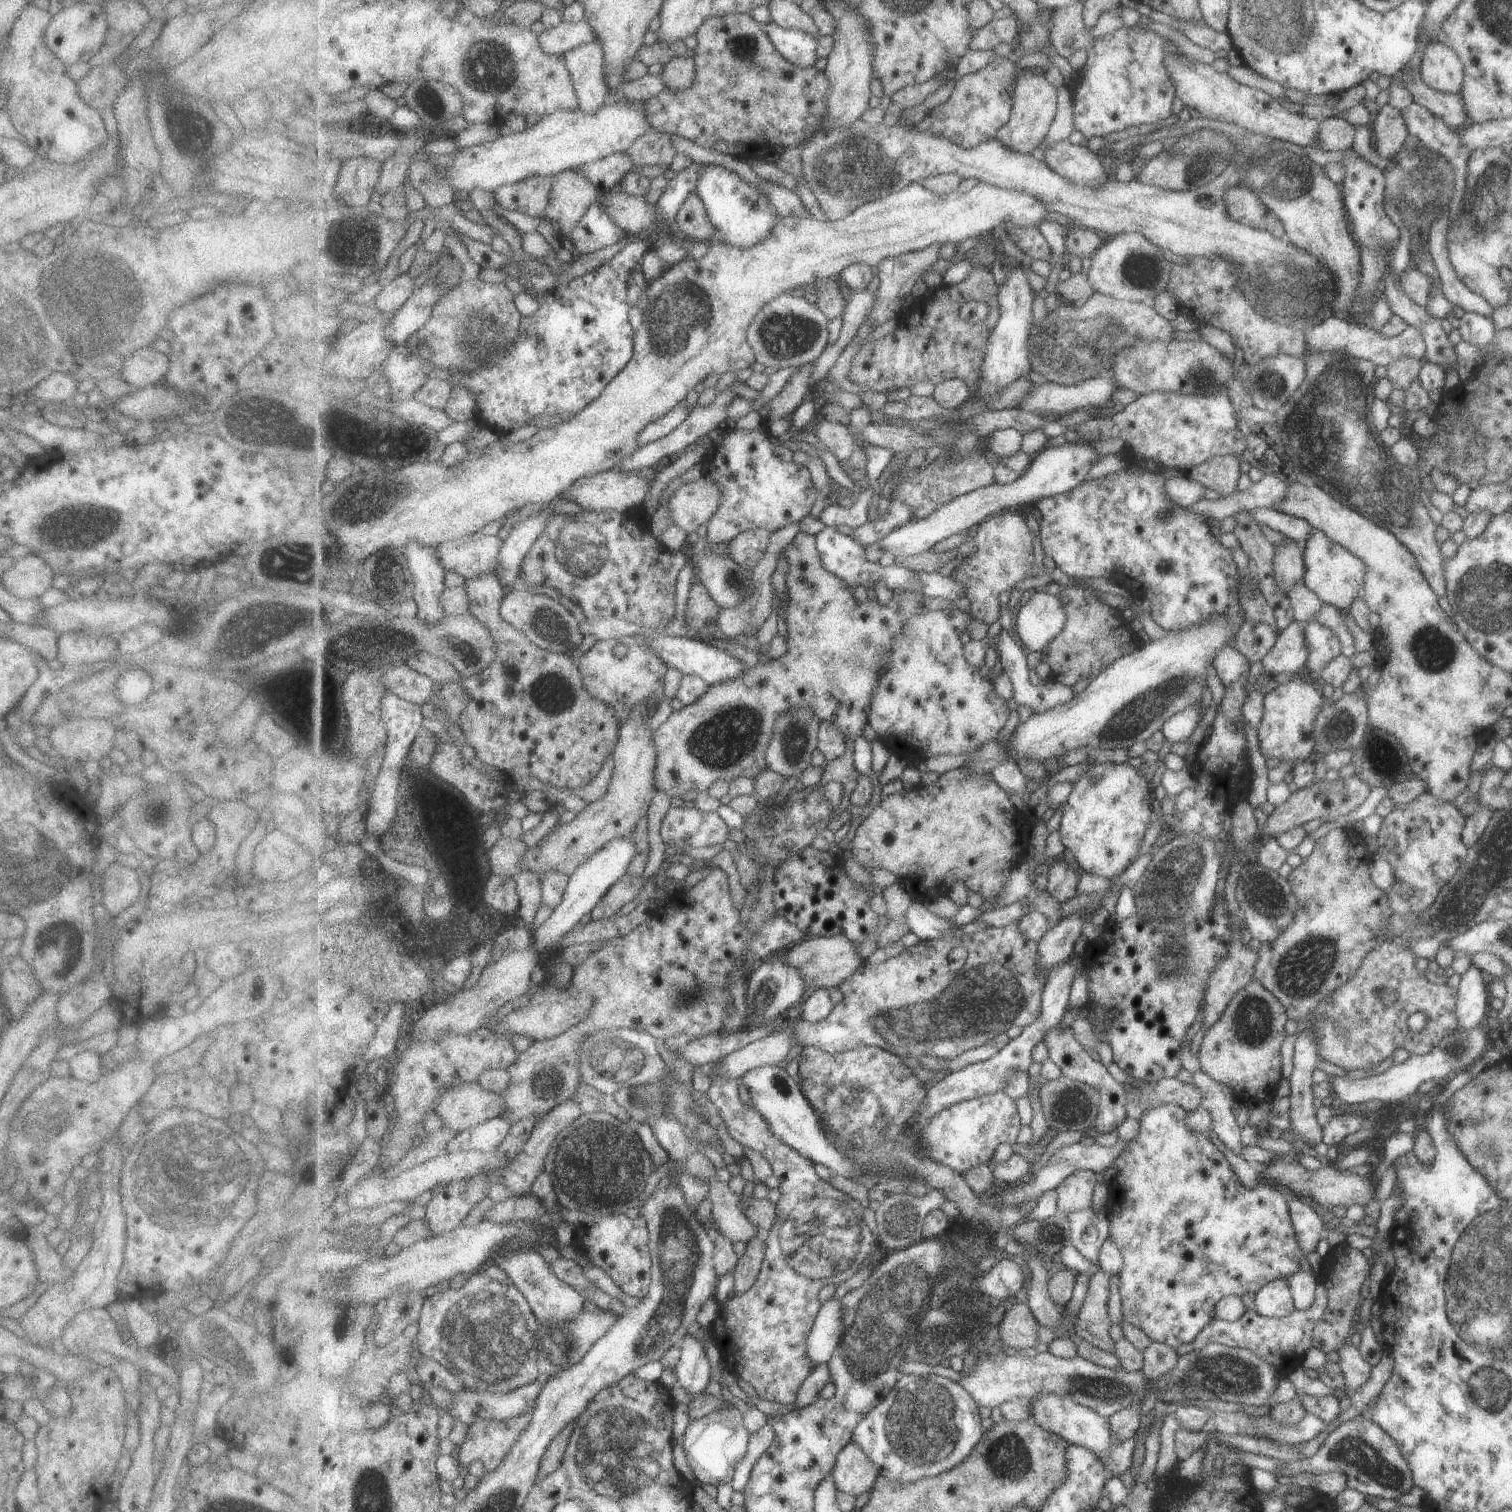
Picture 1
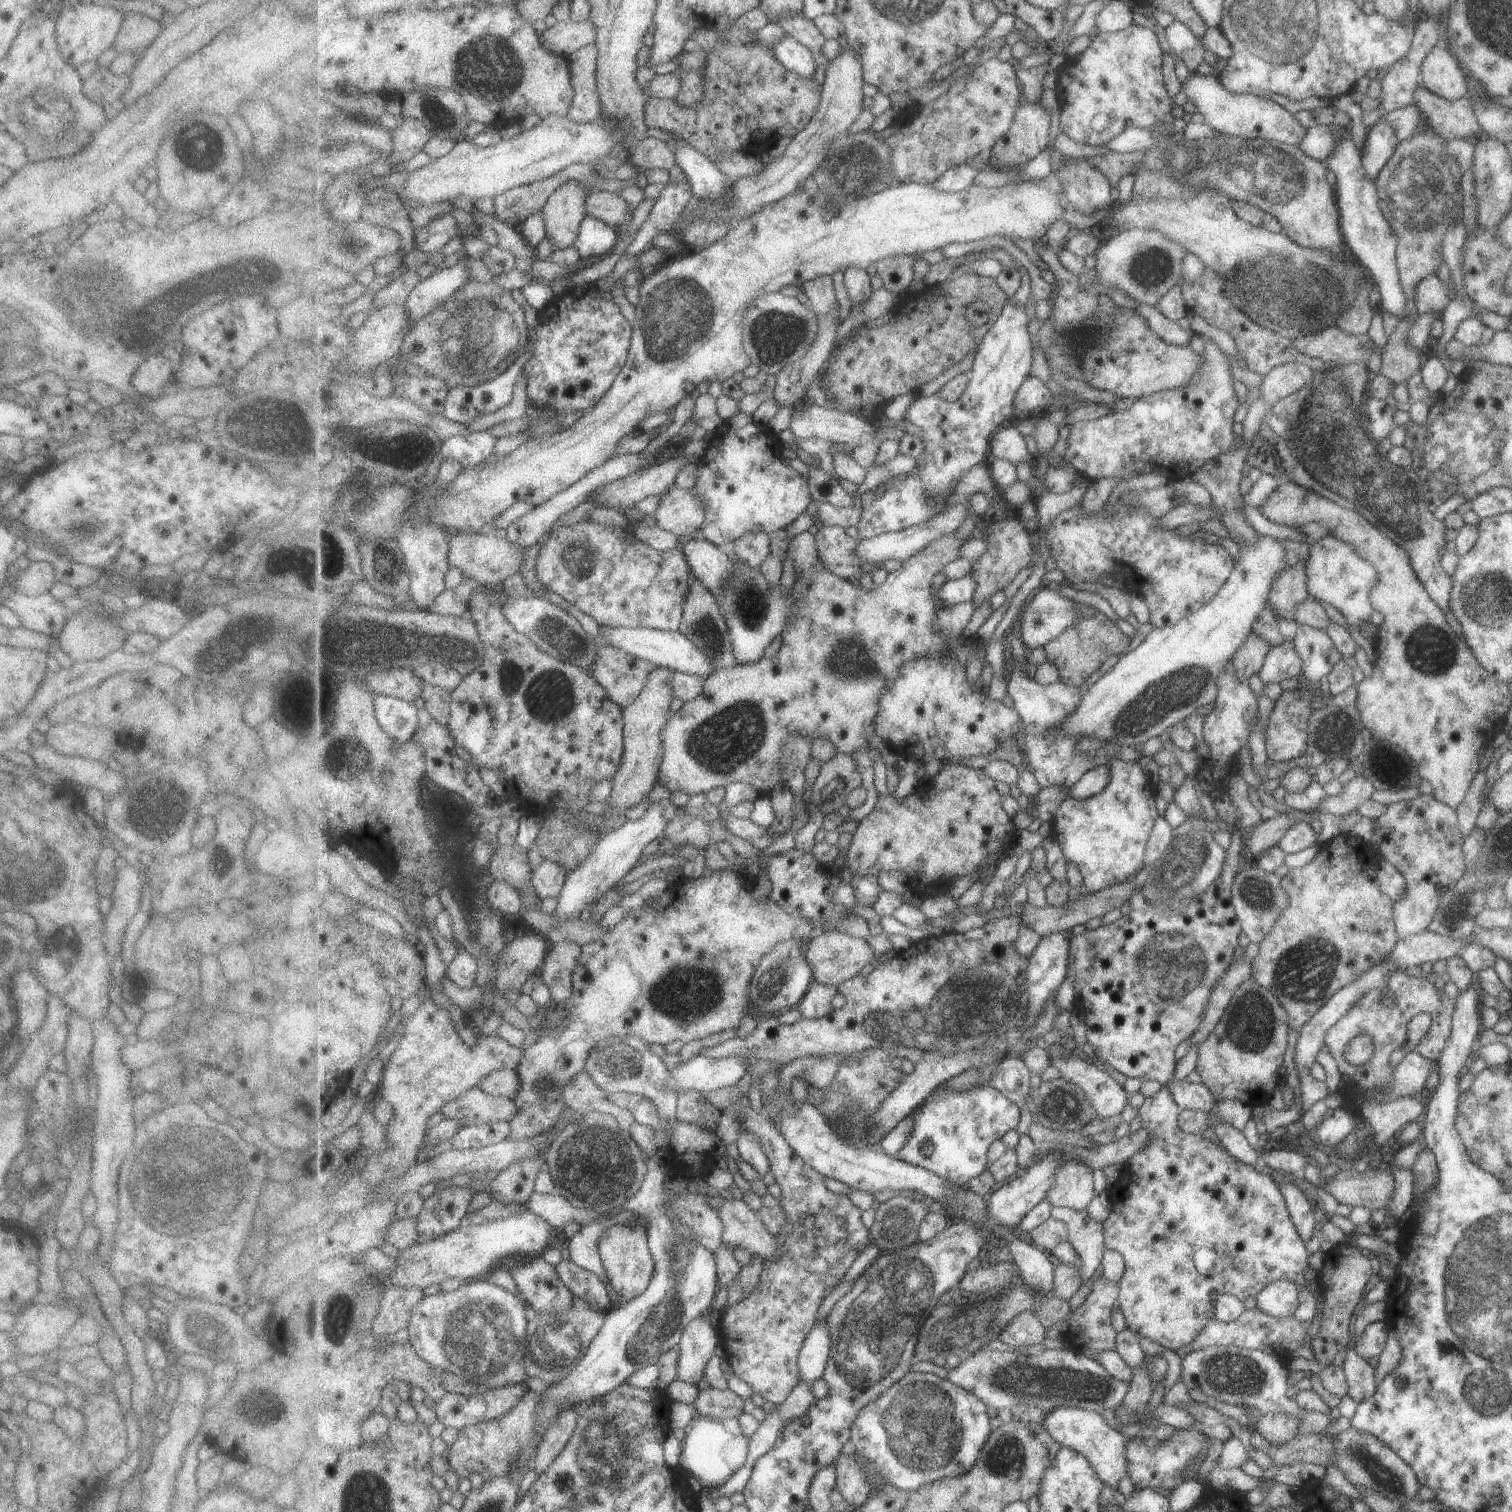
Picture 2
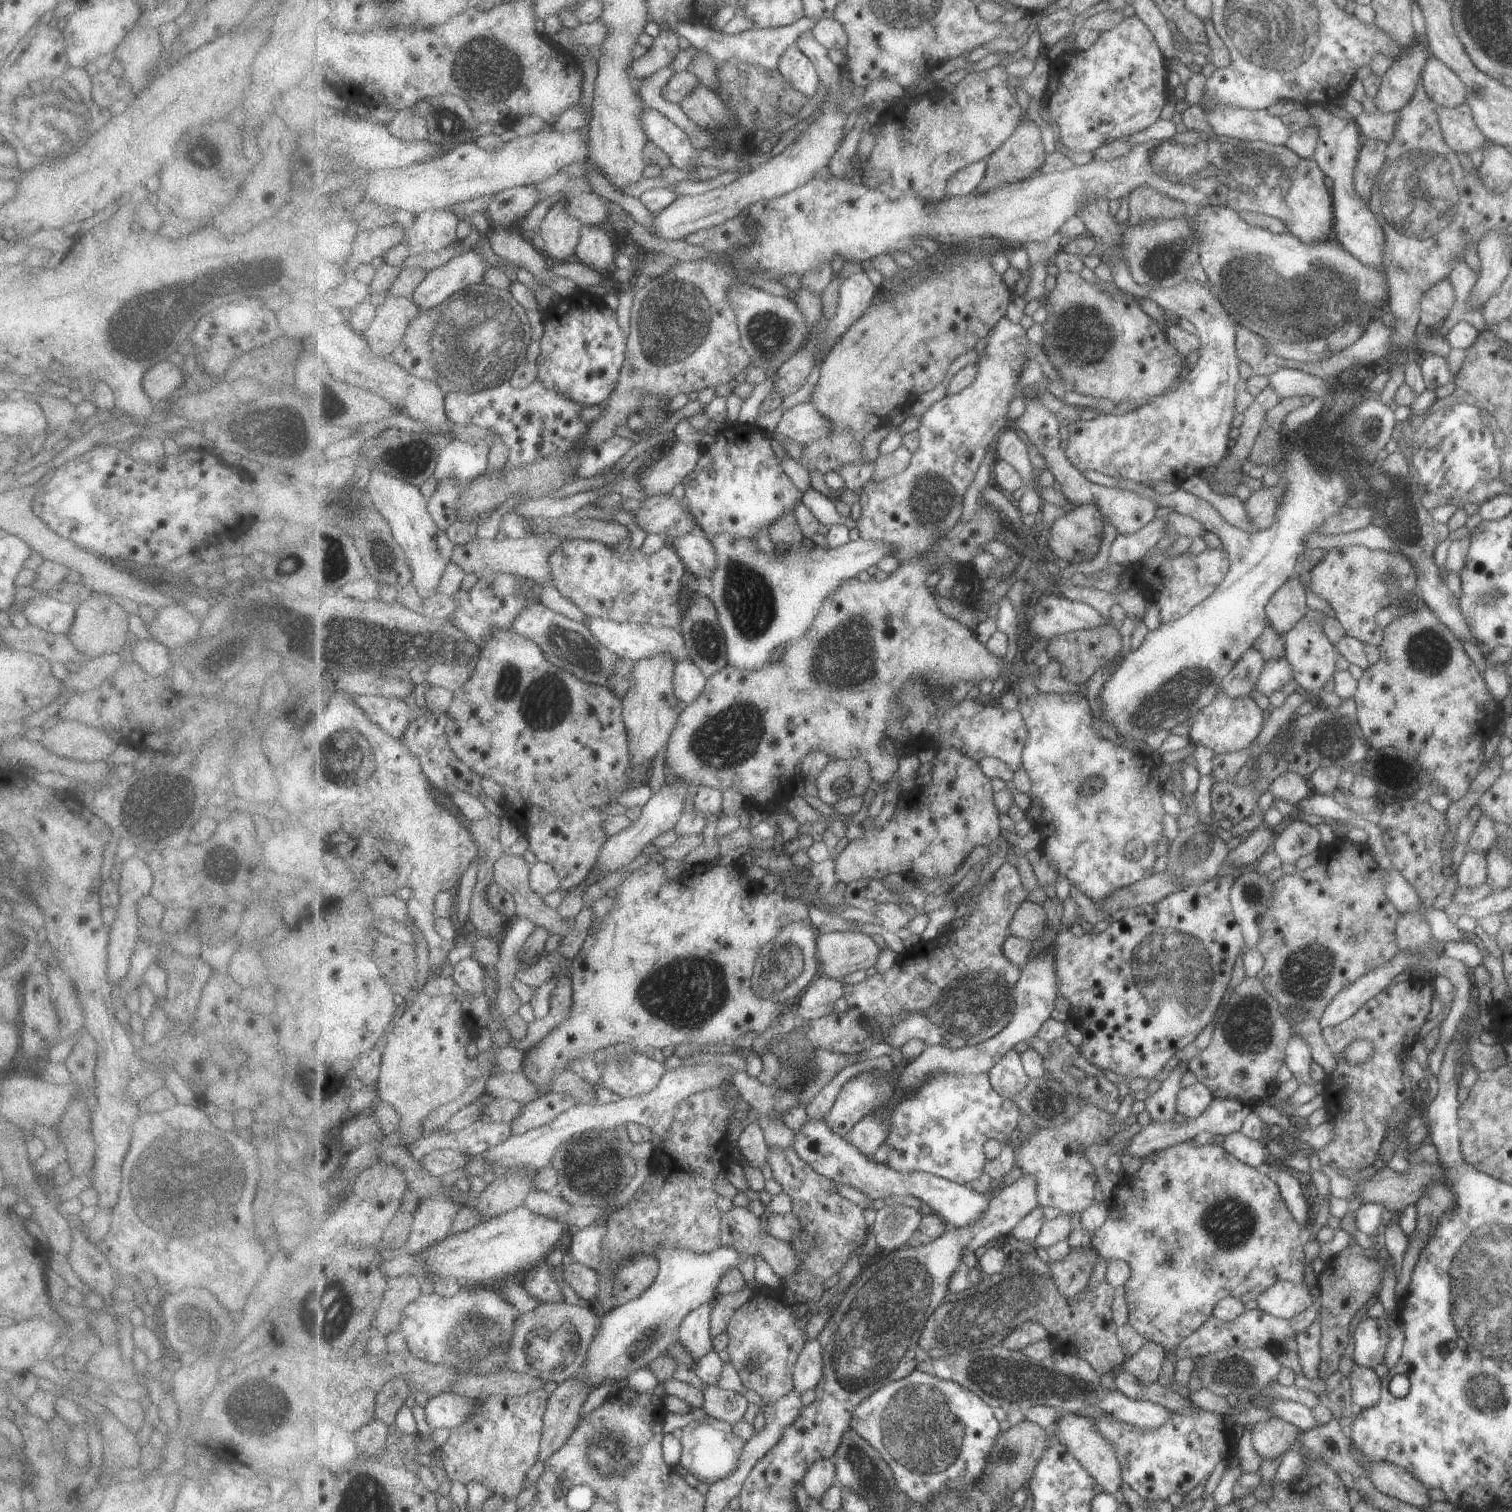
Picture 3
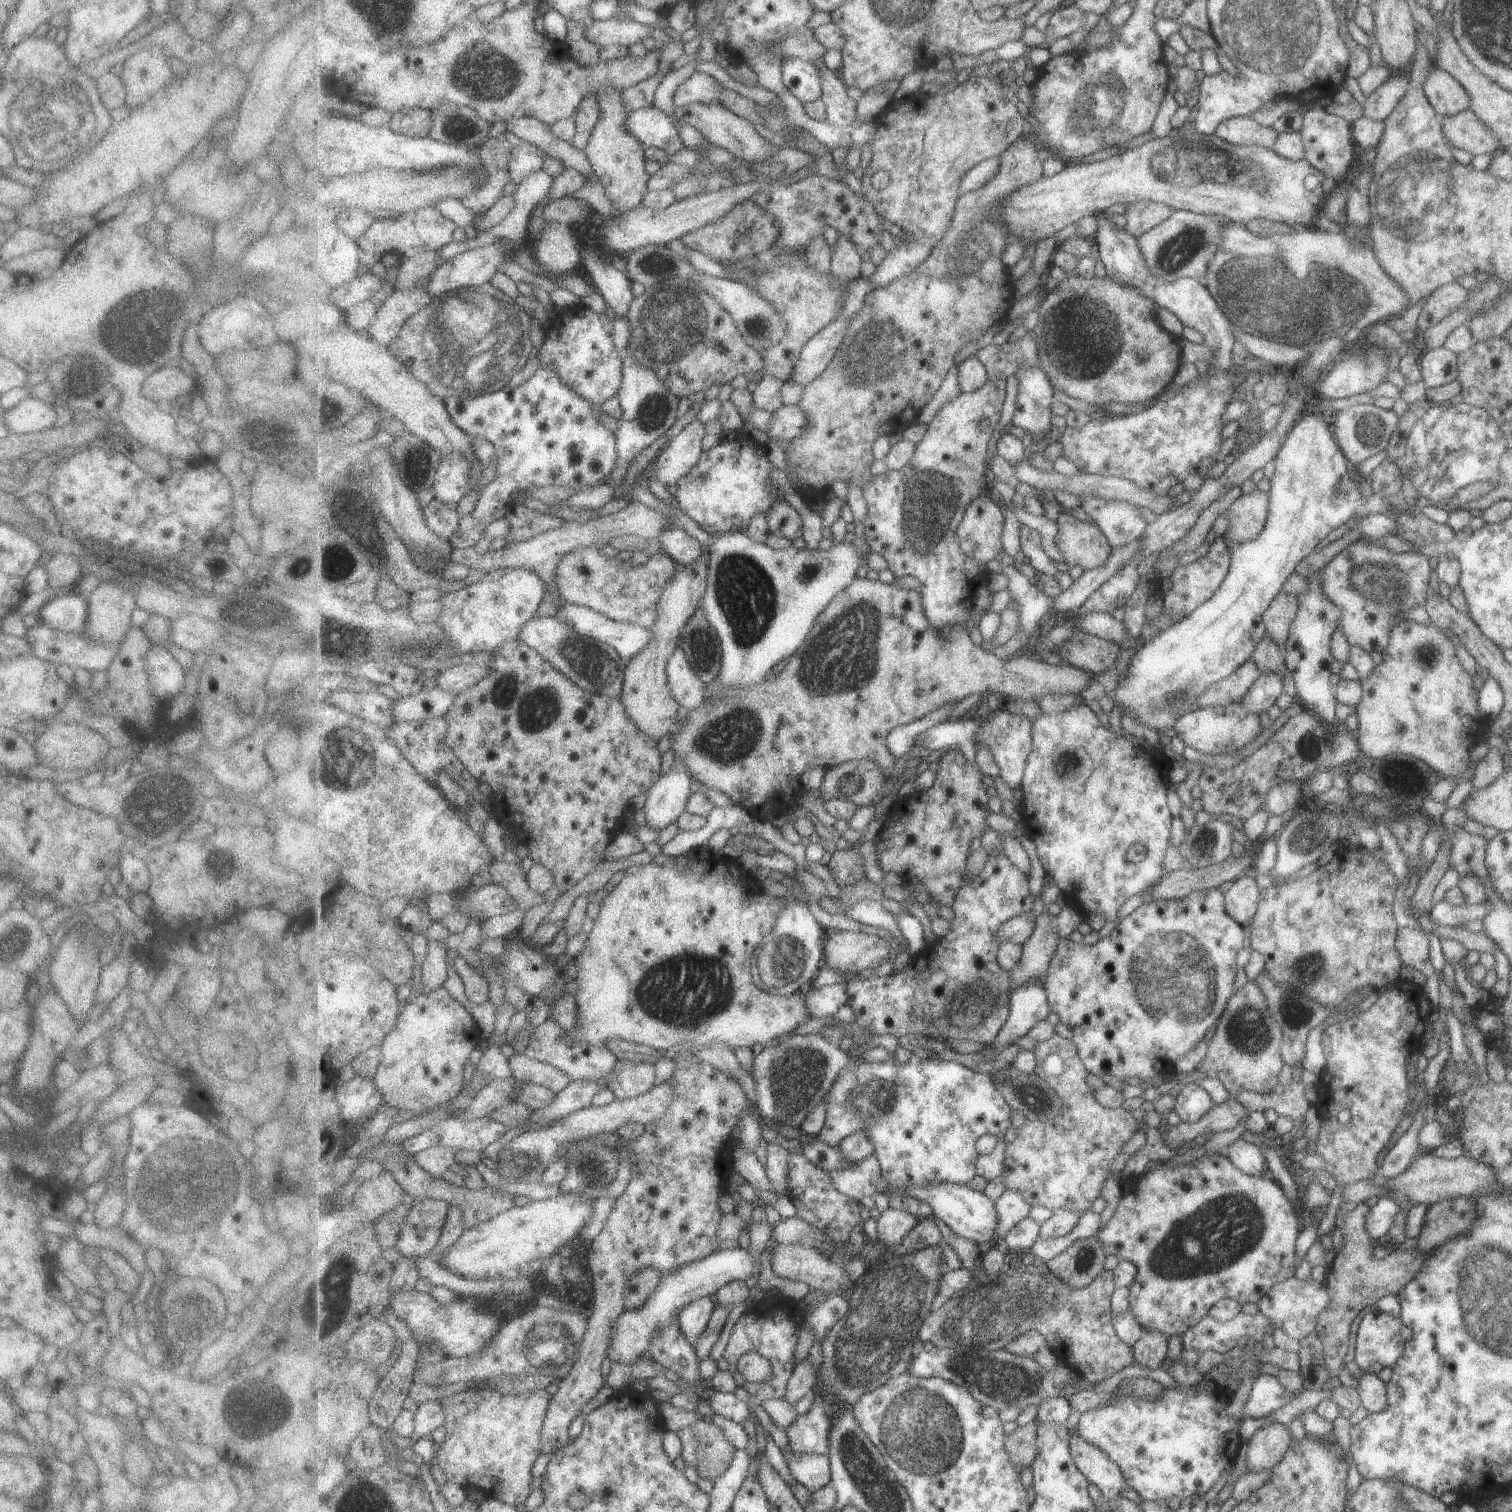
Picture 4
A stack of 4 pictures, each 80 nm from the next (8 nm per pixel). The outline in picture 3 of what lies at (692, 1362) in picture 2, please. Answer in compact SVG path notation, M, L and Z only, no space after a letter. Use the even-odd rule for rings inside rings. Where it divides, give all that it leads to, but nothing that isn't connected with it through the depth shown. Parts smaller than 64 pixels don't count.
M716 1301L699 1306L684 1319L678 1332L679 1340L686 1345L688 1352L693 1354L697 1361L714 1350L716 1338L713 1337L712 1329L715 1307Z

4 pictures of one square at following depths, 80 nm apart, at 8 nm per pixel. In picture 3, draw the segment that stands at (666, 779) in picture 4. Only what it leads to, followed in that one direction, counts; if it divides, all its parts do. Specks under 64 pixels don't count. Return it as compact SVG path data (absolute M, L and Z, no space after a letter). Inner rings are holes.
M680 779L678 788L665 784L659 792L654 792L651 799L642 808L642 814L639 819L632 822L631 827L620 831L618 835L611 836L610 840L602 847L601 855L596 866L594 866L594 870L592 870L592 874L588 876L588 880L580 882L579 886L589 887L602 879L607 872L618 870L622 866L629 866L630 862L644 852L644 848L652 846L658 838L664 838L669 831L675 828L678 822L680 822L682 815L686 812L684 804L688 800L688 793L689 784L682 779Z

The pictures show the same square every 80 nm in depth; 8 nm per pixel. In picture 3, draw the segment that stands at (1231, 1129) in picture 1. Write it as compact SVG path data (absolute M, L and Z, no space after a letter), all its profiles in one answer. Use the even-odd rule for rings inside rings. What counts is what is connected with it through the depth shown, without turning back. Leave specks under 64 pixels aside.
M1240 1131L1224 1136L1219 1144L1226 1149L1226 1152L1255 1169L1266 1169L1265 1150L1260 1141L1249 1139Z

